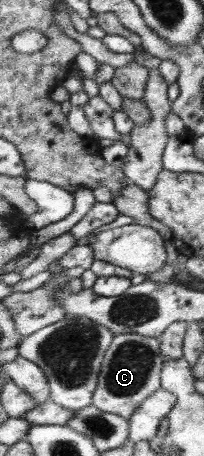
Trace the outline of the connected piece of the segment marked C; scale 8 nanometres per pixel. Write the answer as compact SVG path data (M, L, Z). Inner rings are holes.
M114 334L111 346L107 348L101 362L97 387L91 398L92 404L101 411L129 419L129 415L137 410L149 394L161 388L163 362L158 338L139 334Z

